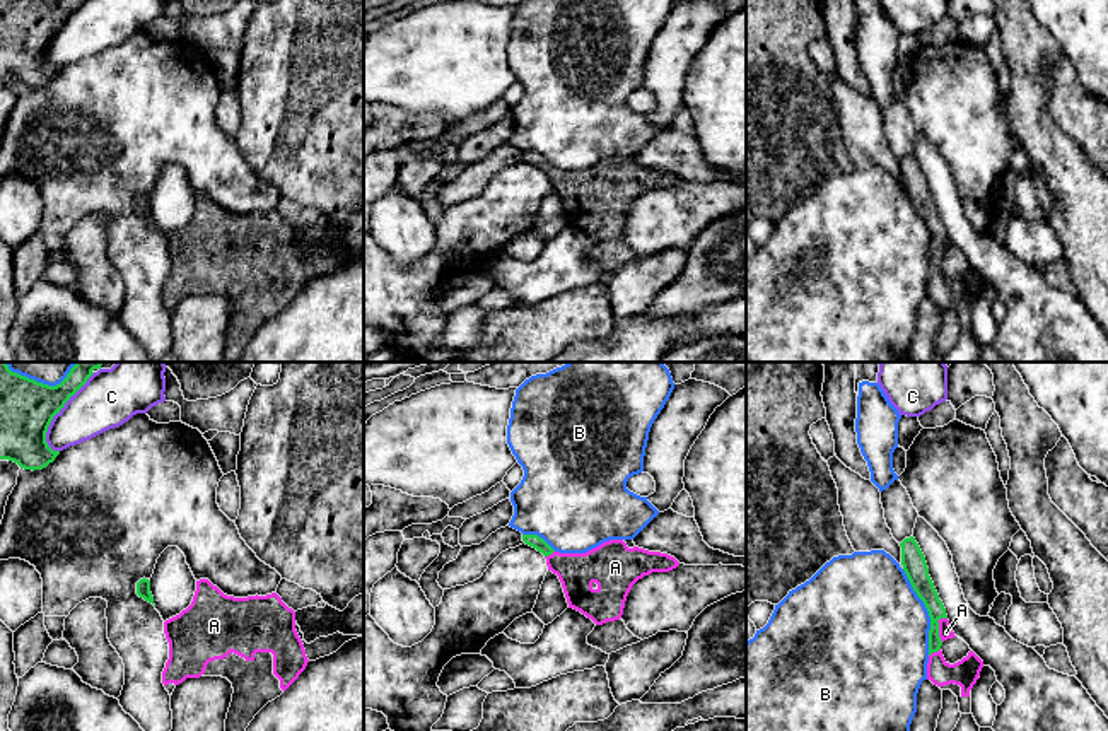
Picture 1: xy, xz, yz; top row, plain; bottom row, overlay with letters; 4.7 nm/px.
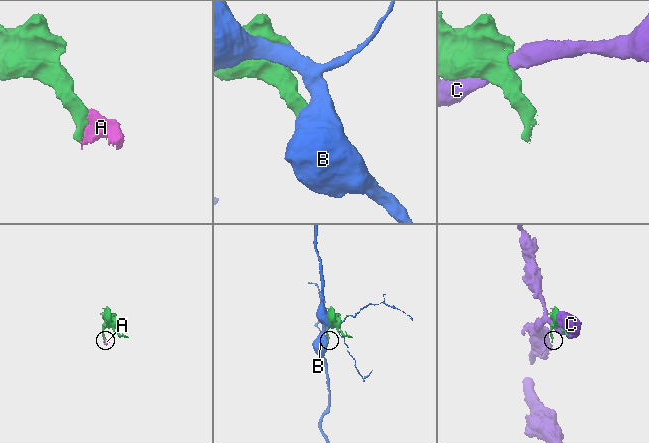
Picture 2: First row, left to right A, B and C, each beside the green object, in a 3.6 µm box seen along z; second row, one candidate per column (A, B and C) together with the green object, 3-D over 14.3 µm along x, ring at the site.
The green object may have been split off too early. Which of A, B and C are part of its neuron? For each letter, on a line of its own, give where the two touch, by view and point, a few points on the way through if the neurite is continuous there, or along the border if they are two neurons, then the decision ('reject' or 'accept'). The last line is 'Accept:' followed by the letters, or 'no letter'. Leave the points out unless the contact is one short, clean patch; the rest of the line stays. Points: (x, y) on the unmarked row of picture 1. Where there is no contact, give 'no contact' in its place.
A: meets green in yz at (938, 245); accept
B: meets green in yz at (927, 228); reject
C: meets green in xy at (53, 33); reject
Accept: A

